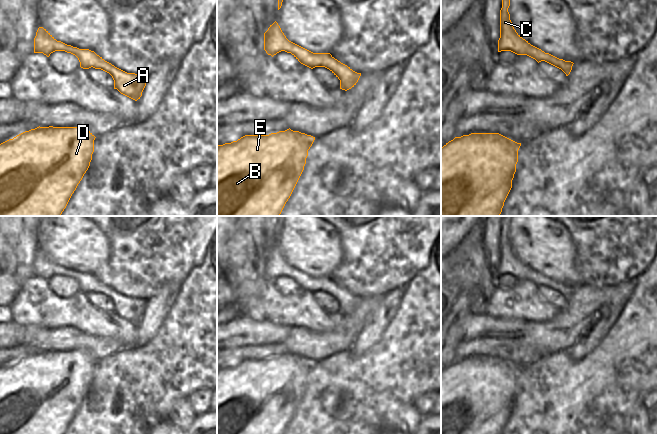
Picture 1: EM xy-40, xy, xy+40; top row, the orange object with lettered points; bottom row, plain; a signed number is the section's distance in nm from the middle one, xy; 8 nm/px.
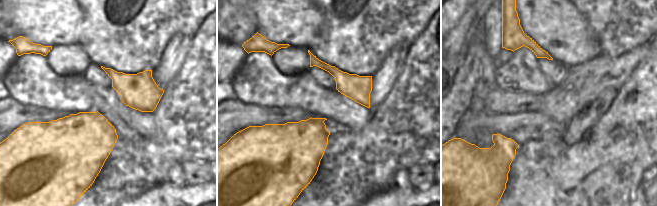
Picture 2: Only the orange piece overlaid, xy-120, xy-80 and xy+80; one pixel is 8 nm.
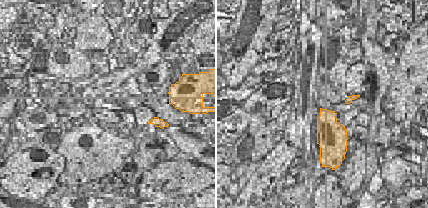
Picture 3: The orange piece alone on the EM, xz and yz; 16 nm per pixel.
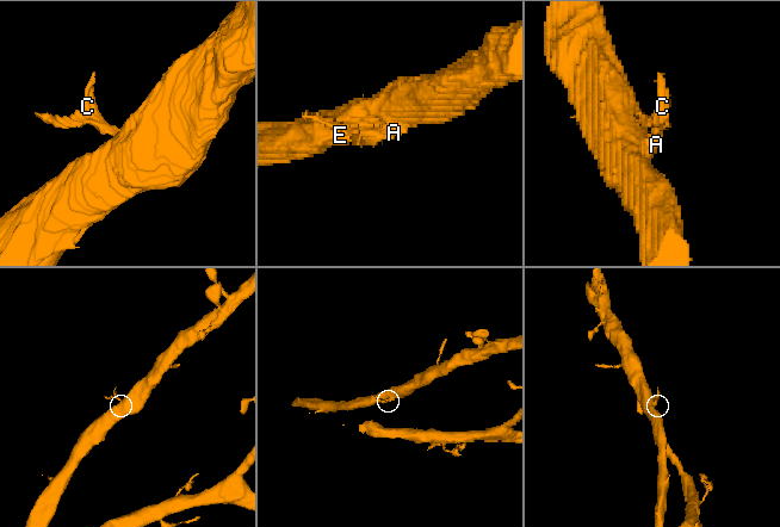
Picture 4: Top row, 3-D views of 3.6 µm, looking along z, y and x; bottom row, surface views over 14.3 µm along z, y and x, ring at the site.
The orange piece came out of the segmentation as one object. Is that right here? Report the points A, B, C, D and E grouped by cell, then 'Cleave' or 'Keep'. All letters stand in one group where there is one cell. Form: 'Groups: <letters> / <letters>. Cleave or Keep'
Groups: A B C D E. Keep

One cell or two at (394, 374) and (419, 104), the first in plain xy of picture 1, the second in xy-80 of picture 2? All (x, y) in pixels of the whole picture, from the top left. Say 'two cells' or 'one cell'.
one cell

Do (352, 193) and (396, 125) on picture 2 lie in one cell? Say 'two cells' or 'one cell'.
one cell

